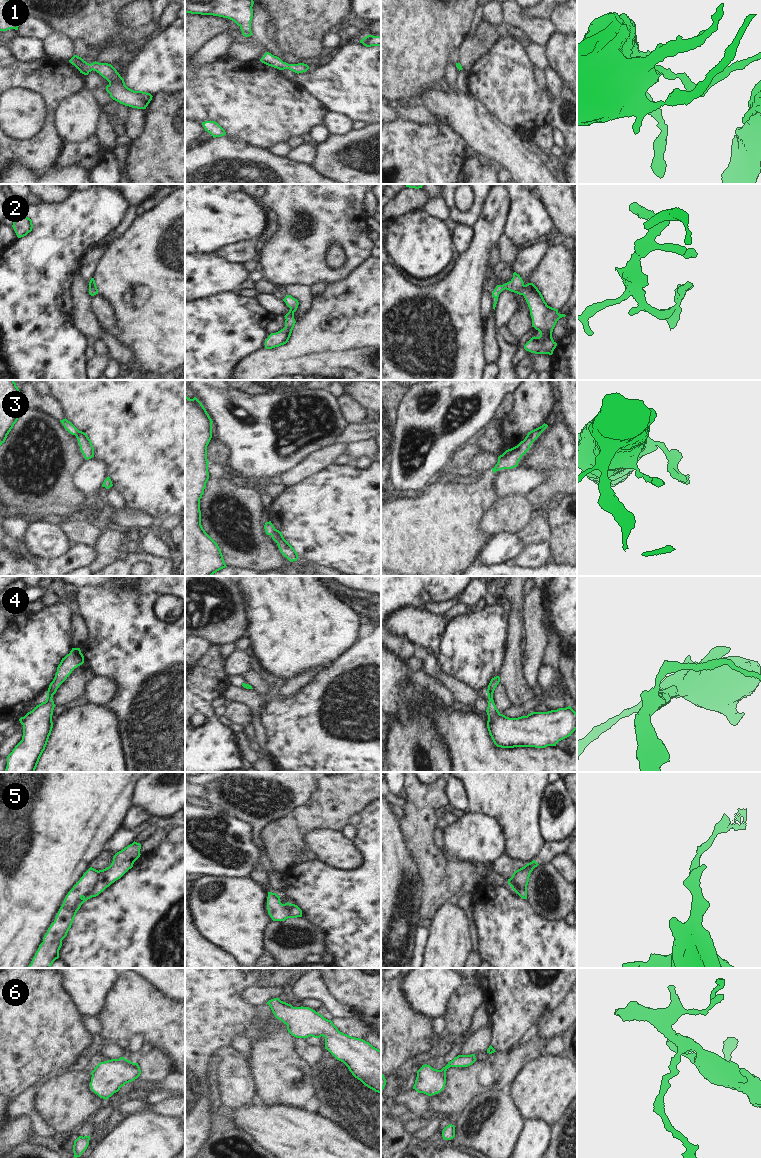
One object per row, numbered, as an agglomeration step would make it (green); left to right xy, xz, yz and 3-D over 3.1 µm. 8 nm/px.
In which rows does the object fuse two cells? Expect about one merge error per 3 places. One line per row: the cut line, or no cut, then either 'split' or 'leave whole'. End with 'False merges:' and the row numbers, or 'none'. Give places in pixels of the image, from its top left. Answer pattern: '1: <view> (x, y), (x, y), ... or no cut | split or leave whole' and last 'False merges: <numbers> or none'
1: no cut | leave whole
2: no cut | leave whole
3: xz (275, 529), (270, 534) | split
4: no cut | leave whole
5: xy (98, 871), (98, 879), (95, 885), (83, 897) | split
6: no cut | leave whole
False merges: 3, 5

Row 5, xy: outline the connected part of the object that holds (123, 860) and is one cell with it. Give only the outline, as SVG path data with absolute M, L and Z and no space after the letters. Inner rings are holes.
M133 842L121 851L117 852L111 865L103 870L99 870L98 880L89 894L79 900L75 906L78 911L81 905L92 897L98 896L107 887L116 880L120 879L129 869L133 867L134 862L140 857L141 844Z

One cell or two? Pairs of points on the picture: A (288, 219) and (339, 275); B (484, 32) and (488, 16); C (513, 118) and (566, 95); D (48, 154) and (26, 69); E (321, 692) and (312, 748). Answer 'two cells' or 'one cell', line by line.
A: one cell
B: two cells
C: two cells
D: one cell
E: one cell

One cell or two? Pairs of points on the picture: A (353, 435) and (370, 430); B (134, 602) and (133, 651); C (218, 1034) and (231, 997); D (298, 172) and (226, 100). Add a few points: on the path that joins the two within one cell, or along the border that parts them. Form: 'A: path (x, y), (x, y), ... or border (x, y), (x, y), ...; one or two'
A: path (357, 432), (366, 431); one
B: path (133, 614), (133, 639); one
C: path (218, 1025), (218, 1010), (222, 1006); one
D: border (247, 141), (251, 145), (264, 147), (269, 150); two

